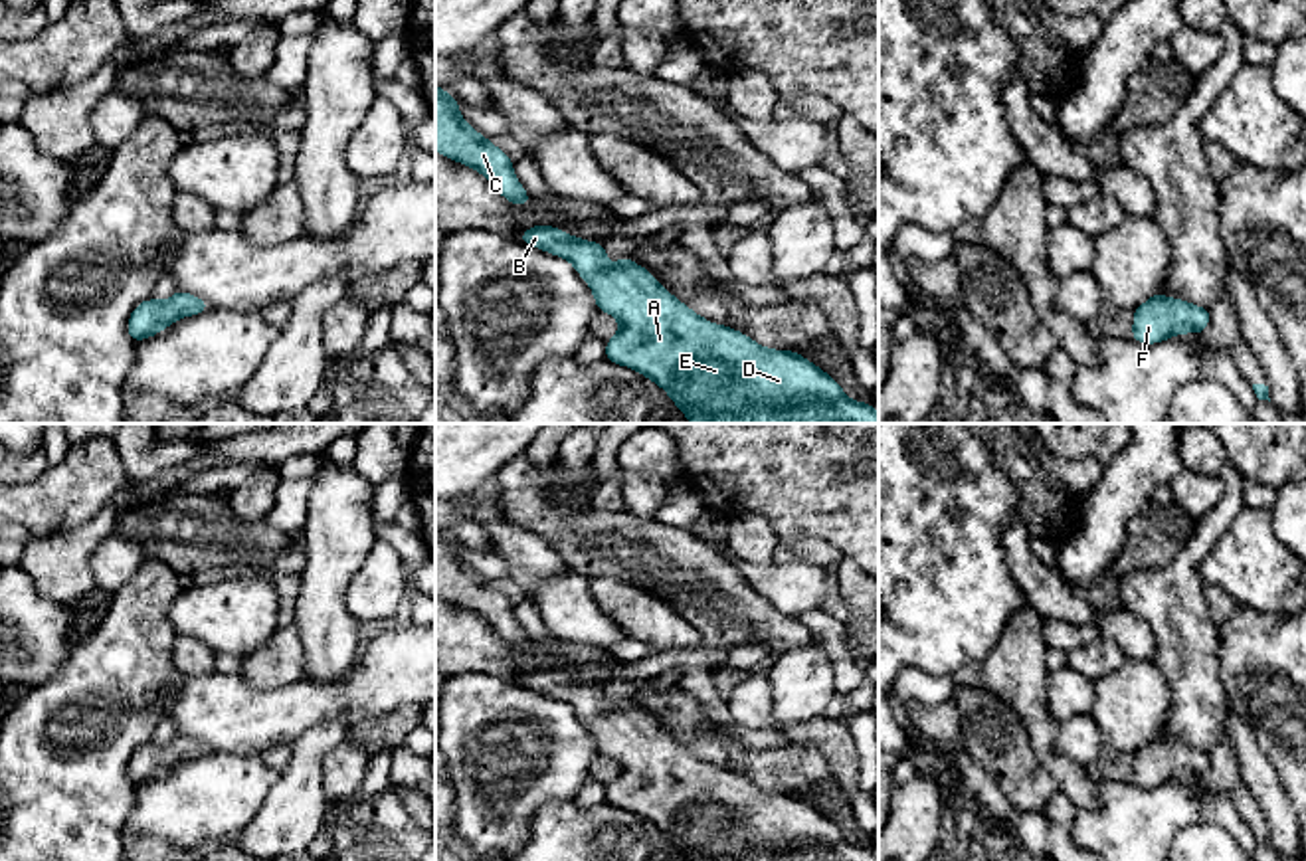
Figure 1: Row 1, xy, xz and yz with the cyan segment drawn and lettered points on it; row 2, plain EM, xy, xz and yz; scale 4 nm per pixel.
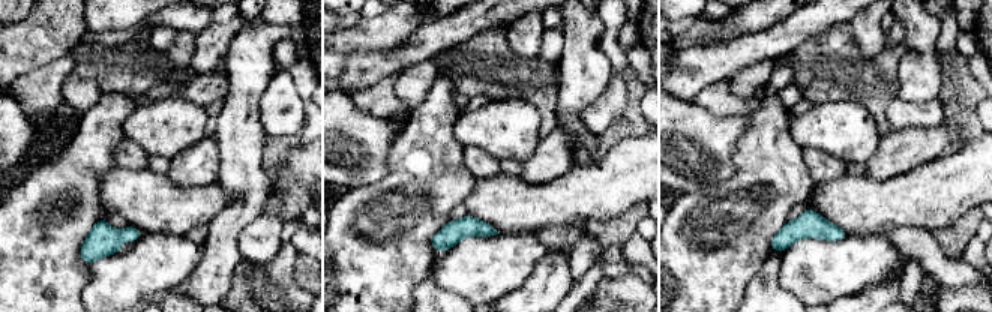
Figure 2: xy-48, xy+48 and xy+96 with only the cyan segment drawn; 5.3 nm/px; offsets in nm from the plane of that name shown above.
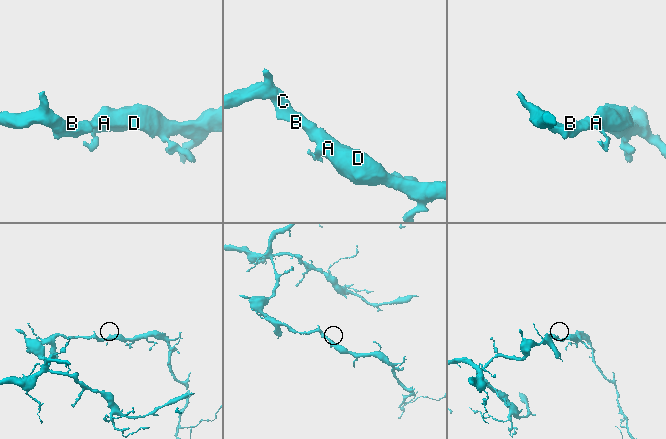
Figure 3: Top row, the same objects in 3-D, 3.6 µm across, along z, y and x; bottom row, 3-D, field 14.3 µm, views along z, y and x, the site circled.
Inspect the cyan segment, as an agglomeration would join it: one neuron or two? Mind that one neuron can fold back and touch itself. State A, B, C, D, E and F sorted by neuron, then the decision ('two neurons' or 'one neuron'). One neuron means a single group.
A B C D E F | one neuron

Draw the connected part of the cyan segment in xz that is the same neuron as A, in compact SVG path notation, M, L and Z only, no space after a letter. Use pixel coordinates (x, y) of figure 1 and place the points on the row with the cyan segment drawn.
M544 224L522 232L518 241L576 267L598 311L619 323L606 342L606 358L661 386L691 424L879 424L879 412L869 402L853 402L819 366L795 350L766 348L740 331L702 319L629 257L609 265L606 245Z

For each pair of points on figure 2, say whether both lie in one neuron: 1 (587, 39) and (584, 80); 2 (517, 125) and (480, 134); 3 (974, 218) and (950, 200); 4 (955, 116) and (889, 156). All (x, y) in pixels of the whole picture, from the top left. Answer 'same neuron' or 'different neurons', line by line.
1: same neuron
2: same neuron
3: different neurons
4: same neuron

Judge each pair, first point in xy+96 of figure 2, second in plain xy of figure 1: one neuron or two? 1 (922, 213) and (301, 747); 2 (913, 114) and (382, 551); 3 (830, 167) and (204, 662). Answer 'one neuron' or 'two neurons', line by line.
1: two neurons
2: one neuron
3: one neuron

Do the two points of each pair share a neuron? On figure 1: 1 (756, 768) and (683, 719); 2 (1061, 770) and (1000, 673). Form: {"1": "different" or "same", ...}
{"1": "same", "2": "same"}

